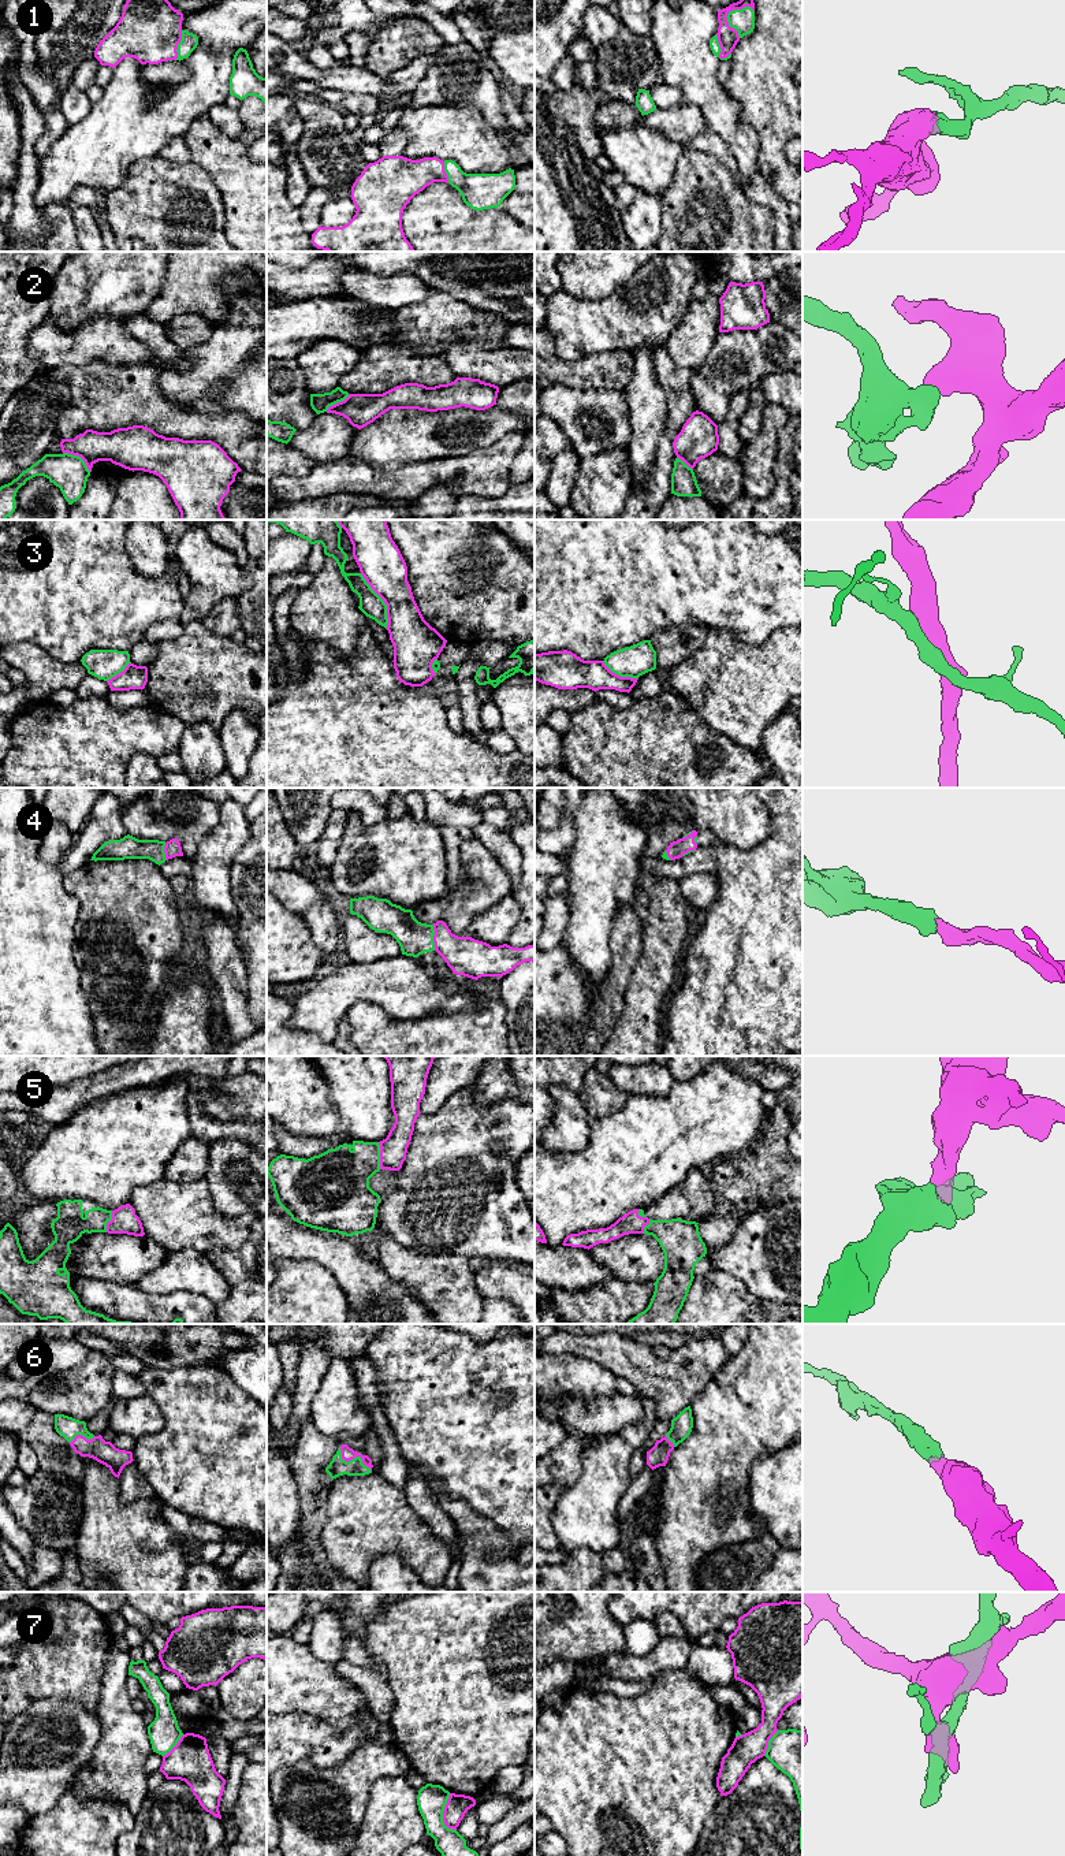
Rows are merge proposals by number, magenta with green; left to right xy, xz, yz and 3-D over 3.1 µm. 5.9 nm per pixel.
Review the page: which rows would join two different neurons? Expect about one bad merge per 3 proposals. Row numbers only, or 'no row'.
2, 3, 7

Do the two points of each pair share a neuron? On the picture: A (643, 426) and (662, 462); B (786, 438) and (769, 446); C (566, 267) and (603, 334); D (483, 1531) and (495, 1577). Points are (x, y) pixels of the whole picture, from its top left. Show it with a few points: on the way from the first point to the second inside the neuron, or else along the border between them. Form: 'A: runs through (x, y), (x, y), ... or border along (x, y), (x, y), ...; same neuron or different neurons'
A: border along (666, 420), (654, 465), (644, 480); different neurons
B: border along (784, 427), (778, 434), (778, 454), (774, 465); different neurons
C: border along (563, 287), (578, 298), (592, 300), (615, 290); different neurons
D: runs through (481, 1542), (481, 1563), (484, 1566); same neuron

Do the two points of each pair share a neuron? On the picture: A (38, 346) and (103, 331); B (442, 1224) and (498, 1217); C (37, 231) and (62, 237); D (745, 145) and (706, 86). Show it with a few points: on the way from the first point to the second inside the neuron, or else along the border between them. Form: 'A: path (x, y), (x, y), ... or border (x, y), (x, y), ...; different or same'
A: path (55, 348), (71, 353), (86, 343); same
B: path (455, 1217), (484, 1217); same
C: path (43, 231), (52, 231), (56, 235); same
D: path (732, 130), (714, 101); same

